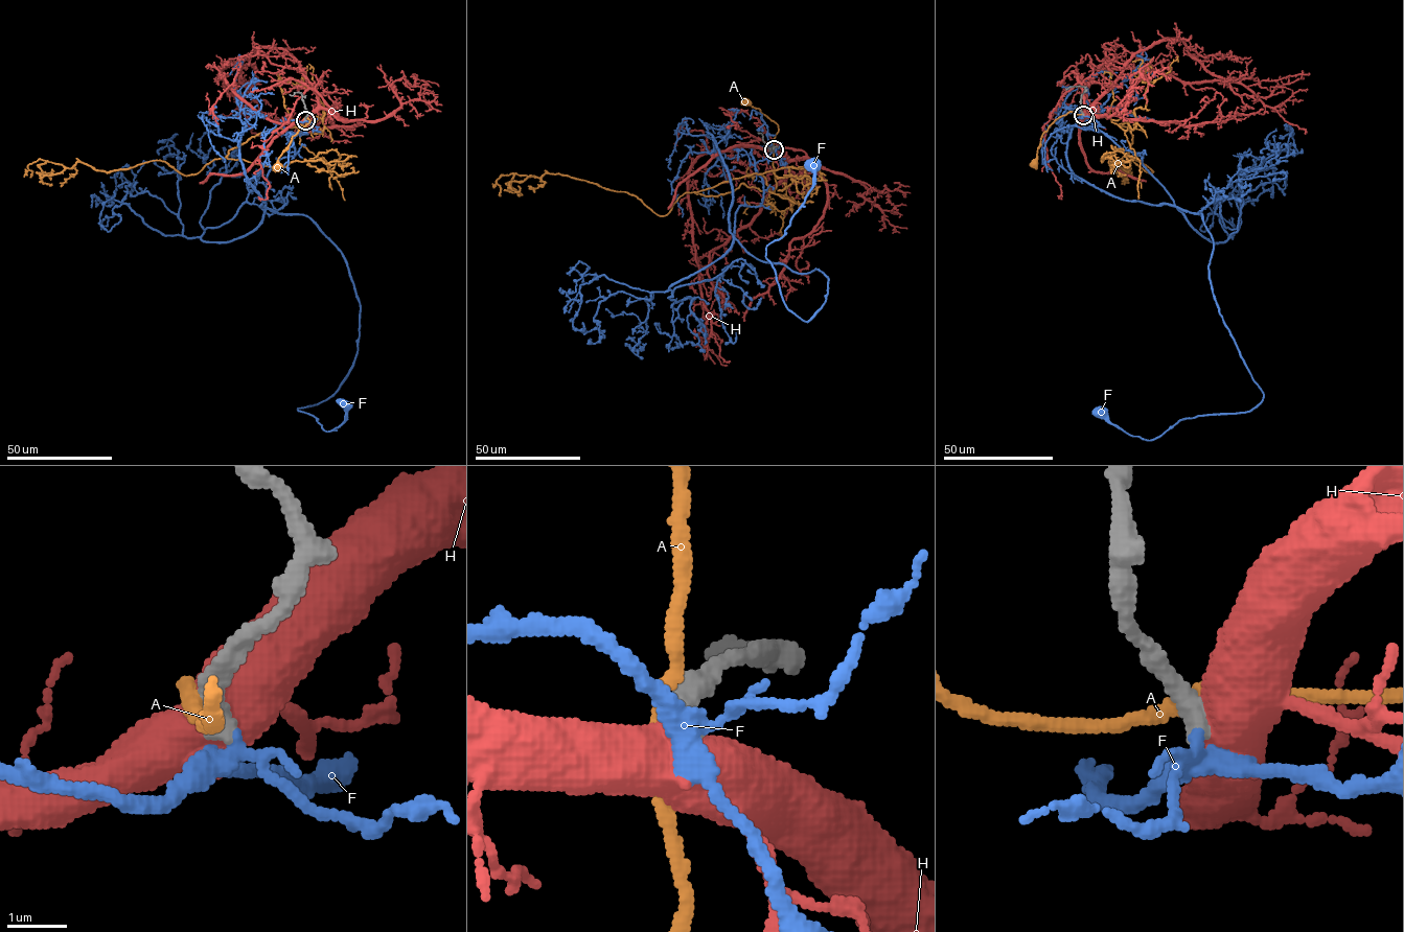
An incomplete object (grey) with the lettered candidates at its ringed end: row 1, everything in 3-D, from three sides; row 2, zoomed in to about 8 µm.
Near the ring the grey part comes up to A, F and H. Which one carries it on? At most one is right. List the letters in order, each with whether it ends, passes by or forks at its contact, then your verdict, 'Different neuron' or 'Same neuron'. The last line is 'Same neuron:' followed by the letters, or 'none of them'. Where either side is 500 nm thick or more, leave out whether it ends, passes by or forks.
A: It passes by. Different neuron
F: It forks there. Same neuron
H: Different neuron
Same neuron: F

